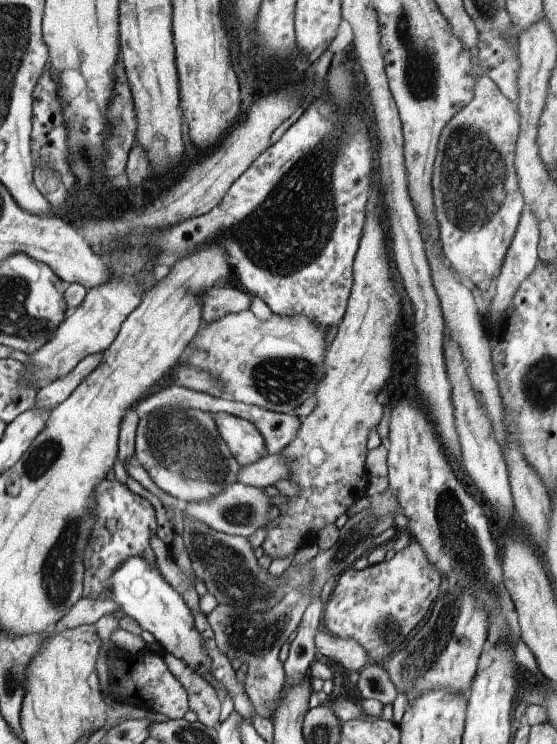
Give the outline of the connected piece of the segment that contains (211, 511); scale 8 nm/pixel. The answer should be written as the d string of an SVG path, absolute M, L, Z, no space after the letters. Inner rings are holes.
M236 482L226 486L220 494L212 496L206 502L187 502L184 513L186 516L190 516L192 520L204 522L206 526L210 526L214 530L230 535L248 537L259 528L267 528L271 525L270 521L267 521L267 515L272 507L269 503L270 499L265 494L264 488L256 488L256 486Z

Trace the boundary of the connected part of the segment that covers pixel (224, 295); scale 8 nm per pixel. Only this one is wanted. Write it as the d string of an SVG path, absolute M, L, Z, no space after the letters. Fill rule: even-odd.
M236 284L210 288L202 296L202 318L204 322L218 322L228 314L248 311L252 299Z

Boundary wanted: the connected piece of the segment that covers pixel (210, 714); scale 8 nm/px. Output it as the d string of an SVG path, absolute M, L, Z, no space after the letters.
M163 653L162 657L170 672L178 678L178 682L186 689L188 702L197 720L207 727L217 727L220 723L220 704L216 689L200 674L196 674L184 660L177 662L175 656Z

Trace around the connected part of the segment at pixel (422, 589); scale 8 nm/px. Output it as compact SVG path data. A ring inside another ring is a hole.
M412 540L403 550L391 552L382 562L369 565L363 570L356 570L352 566L341 571L338 584L323 610L321 625L340 638L352 638L361 643L368 653L369 664L382 664L384 659L404 646L416 628L424 622L441 592L442 576L440 570L428 562L422 546Z

